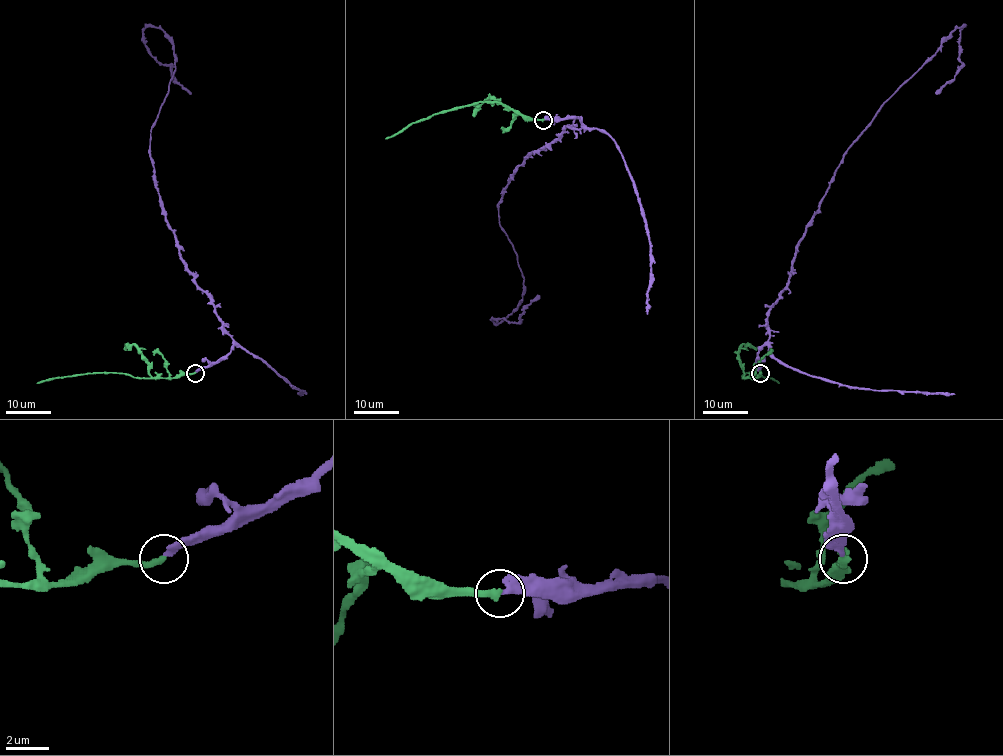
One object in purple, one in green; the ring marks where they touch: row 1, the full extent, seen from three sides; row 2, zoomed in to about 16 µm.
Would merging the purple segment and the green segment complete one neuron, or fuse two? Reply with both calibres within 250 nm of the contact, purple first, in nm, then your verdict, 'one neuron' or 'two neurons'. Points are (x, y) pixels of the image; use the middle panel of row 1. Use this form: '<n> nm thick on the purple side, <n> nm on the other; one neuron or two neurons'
300 nm thick on the purple side, 320 nm on the other; one neuron

